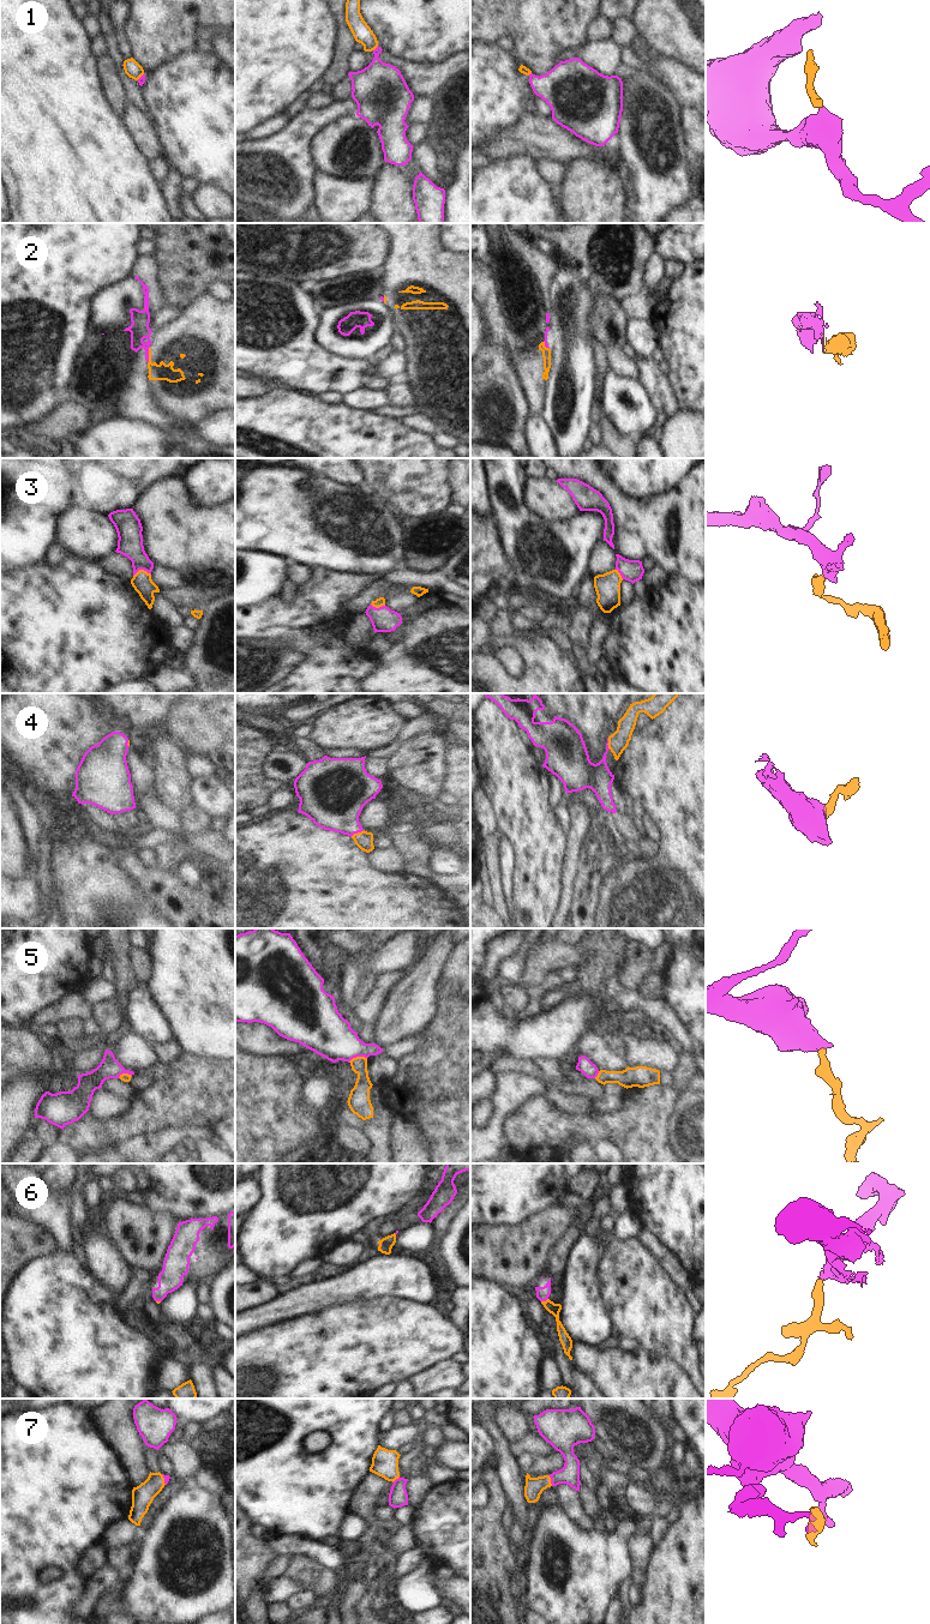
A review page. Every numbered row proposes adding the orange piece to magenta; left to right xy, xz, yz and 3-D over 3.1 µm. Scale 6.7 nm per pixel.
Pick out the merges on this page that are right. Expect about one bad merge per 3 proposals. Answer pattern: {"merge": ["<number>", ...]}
{"merge": ["3", "4", "6", "7"]}

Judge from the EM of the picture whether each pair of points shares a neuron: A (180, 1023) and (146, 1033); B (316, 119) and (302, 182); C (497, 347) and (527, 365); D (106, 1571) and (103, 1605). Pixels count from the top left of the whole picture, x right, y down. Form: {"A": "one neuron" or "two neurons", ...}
{"A": "two neurons", "B": "one neuron", "C": "two neurons", "D": "two neurons"}

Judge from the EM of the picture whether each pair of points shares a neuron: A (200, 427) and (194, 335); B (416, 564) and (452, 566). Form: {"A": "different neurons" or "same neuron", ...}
{"A": "different neurons", "B": "same neuron"}

